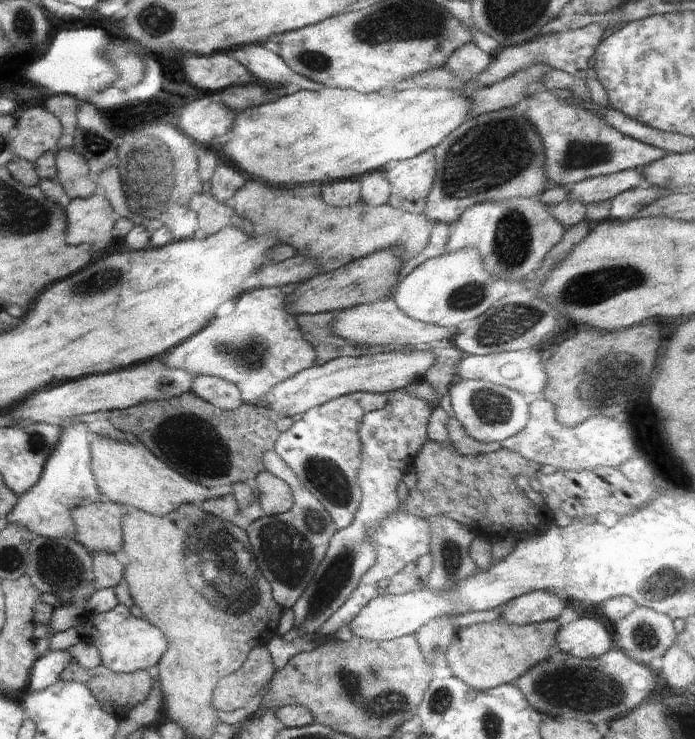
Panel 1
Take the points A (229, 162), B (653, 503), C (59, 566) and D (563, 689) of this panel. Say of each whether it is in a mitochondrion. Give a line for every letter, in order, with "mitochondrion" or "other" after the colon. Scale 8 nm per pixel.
A: other
B: other
C: mitochondrion
D: mitochondrion

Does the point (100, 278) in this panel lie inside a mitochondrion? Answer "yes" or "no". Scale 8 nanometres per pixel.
yes

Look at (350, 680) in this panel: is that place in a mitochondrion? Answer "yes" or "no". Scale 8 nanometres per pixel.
yes

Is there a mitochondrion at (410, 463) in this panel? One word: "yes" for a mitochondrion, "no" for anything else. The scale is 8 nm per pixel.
no

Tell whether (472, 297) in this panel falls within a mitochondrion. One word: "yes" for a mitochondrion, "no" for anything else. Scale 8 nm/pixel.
yes

